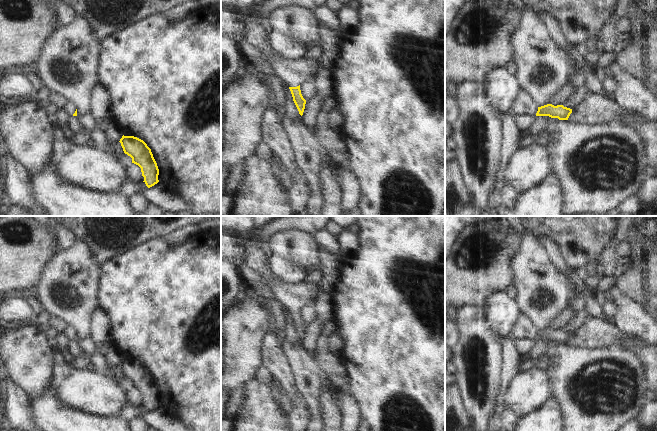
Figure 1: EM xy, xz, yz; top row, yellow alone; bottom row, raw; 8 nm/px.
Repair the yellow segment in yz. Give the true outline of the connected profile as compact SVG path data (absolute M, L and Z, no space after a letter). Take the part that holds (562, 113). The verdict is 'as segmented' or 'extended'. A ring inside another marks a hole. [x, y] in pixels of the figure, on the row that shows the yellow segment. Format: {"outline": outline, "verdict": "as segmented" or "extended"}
{"outline": "M520 87L512 105L511 113L549 116L551 118L558 118L559 120L568 120L572 109L563 105L554 106L552 104L539 107L524 88Z", "verdict": "extended"}

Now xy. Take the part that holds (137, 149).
{"outline": "M122 136L119 141L125 154L132 158L132 163L141 168L144 183L148 188L159 182L159 169L147 144L134 136Z", "verdict": "as segmented"}

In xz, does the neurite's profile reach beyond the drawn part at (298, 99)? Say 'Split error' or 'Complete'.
Split error

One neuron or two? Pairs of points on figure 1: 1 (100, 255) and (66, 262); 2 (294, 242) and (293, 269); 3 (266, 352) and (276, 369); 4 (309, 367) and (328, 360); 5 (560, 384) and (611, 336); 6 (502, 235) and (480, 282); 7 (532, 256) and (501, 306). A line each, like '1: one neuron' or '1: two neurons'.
1: two neurons
2: two neurons
3: one neuron
4: one neuron
5: two neurons
6: one neuron
7: two neurons

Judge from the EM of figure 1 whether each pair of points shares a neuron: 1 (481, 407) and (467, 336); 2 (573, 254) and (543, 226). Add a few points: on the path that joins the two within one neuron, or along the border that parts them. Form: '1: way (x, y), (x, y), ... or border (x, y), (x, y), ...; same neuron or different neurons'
1: way (479, 389), (479, 352); same neuron
2: way (568, 246), (551, 229); same neuron

